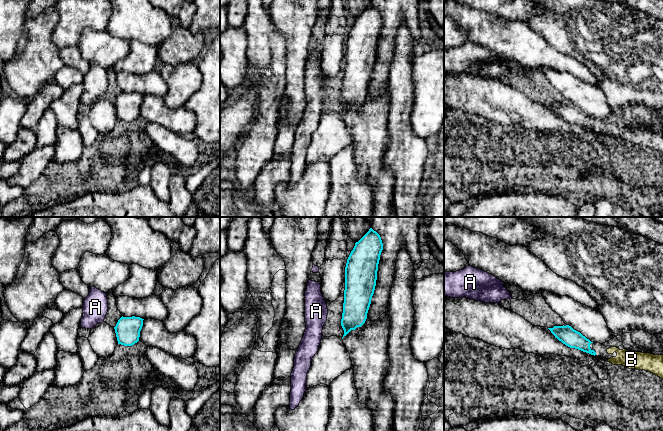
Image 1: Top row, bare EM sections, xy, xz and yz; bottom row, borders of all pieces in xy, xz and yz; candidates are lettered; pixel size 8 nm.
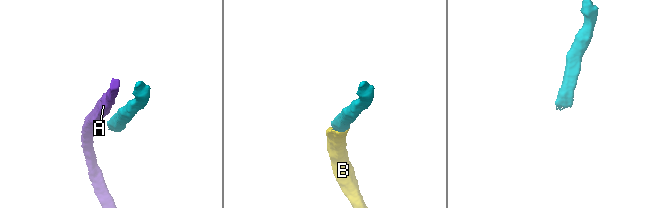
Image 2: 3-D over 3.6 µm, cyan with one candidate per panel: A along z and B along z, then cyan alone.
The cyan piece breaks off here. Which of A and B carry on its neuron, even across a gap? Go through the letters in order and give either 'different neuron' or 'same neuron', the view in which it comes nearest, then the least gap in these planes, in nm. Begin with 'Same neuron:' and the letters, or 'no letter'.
Same neuron: B
A: different neuron; nearest in xy; 100 nm apart
B: same neuron; nearest in yz; 100 nm apart

